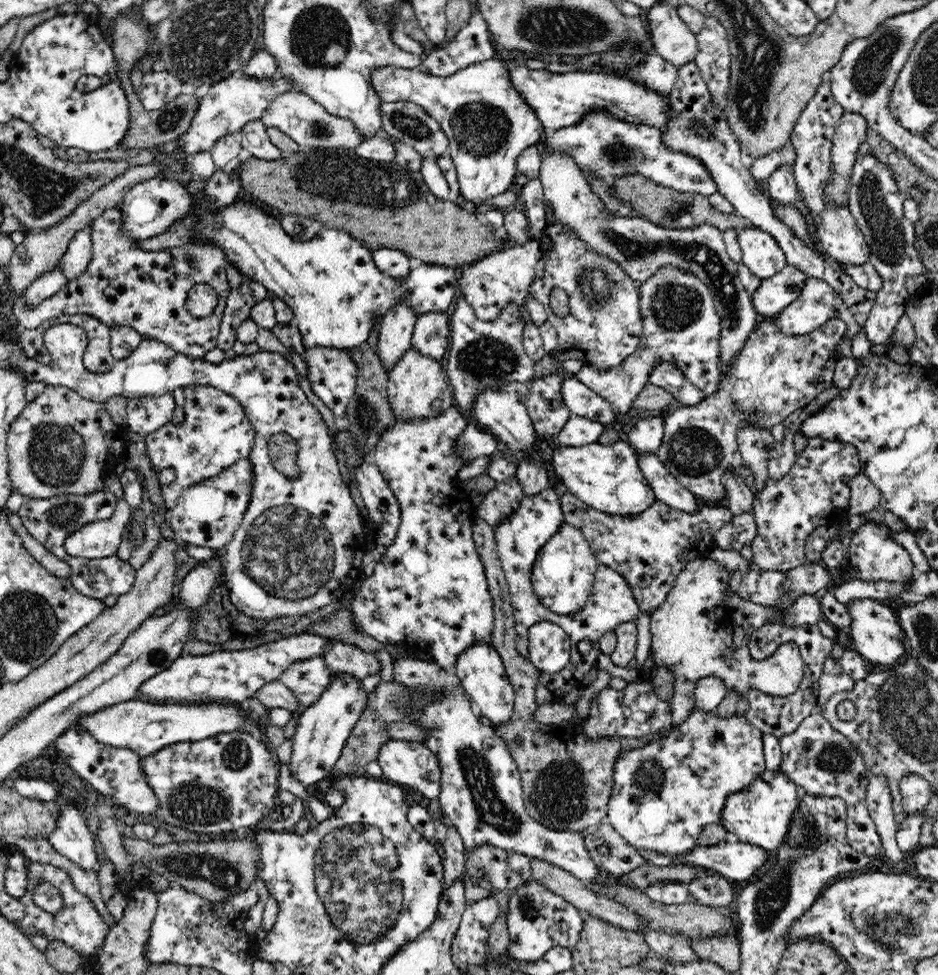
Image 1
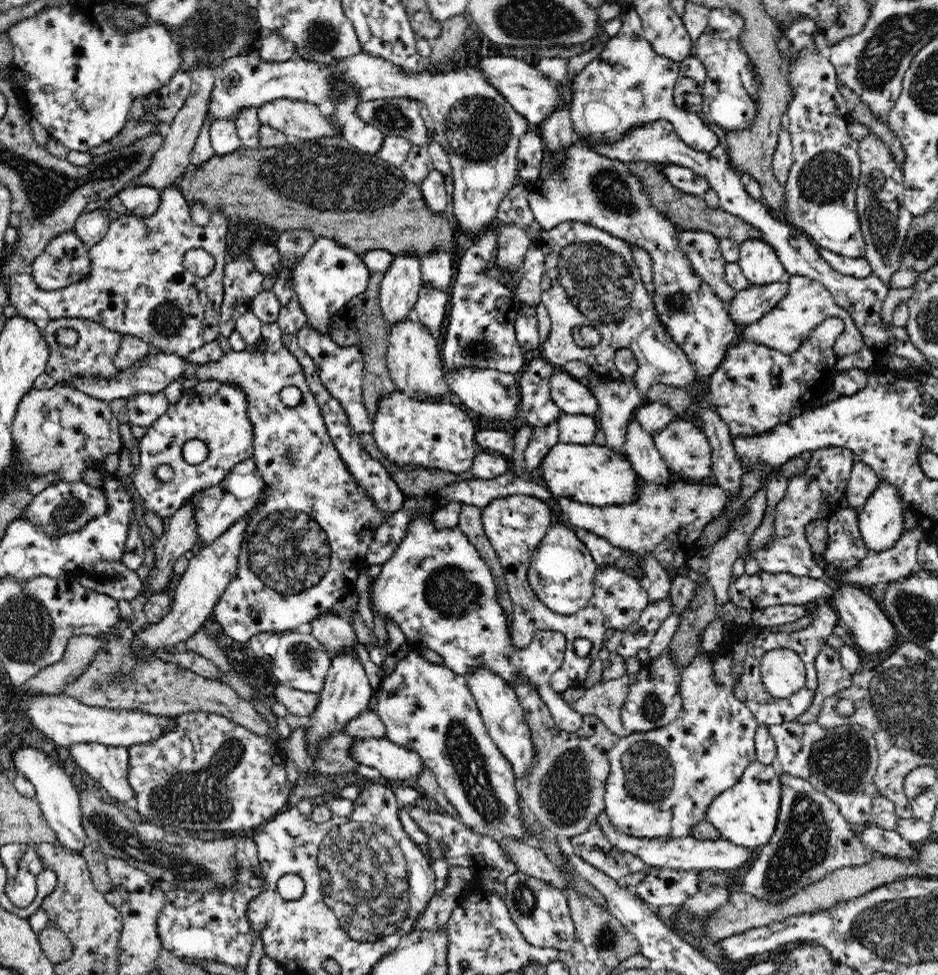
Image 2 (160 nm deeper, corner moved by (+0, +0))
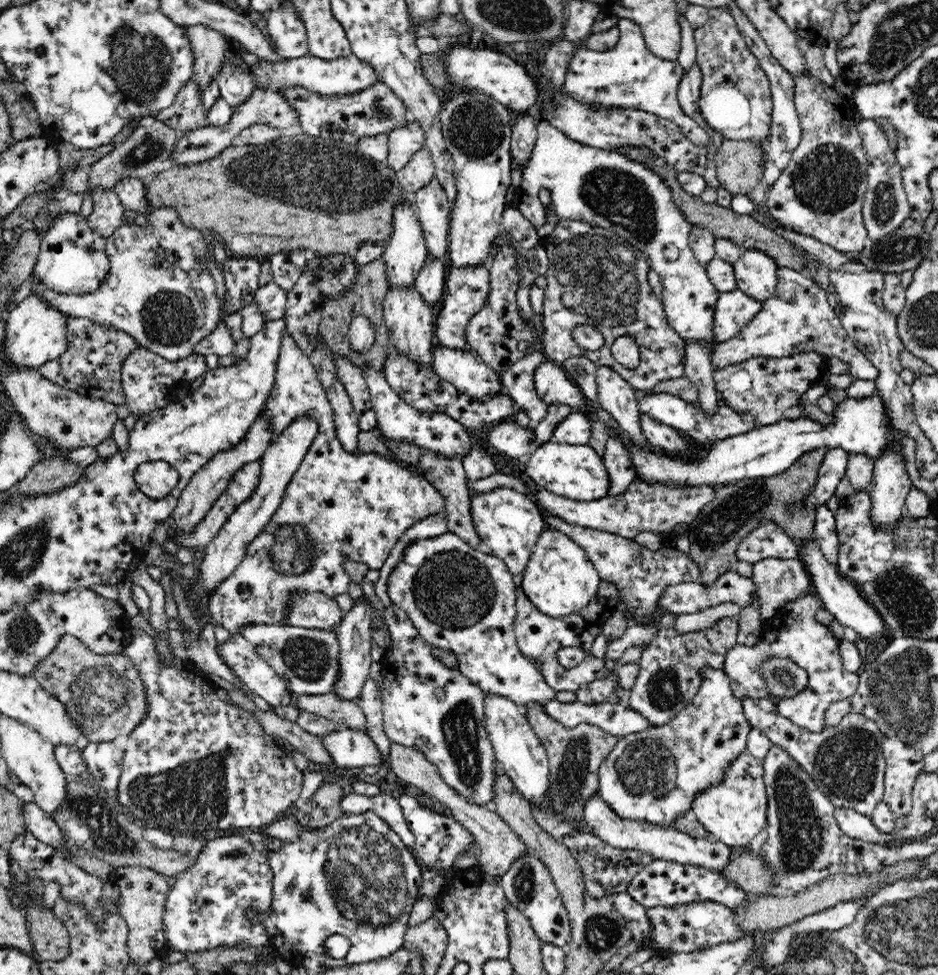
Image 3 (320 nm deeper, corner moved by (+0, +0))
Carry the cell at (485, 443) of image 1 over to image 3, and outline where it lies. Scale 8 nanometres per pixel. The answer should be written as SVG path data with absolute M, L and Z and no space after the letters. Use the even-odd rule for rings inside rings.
M500 422L488 435L489 444L510 458L518 459L534 450L532 429L525 429L516 422Z

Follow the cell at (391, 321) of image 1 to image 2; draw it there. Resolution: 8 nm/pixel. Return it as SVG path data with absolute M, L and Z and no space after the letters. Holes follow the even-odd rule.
M396 255L381 280L380 309L388 326L412 316L421 287L420 256Z

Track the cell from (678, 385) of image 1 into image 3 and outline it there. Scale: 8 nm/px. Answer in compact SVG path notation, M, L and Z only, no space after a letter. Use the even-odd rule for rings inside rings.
M560 219L550 236L540 242L547 250L550 263L545 275L547 287L541 314L544 352L548 361L561 364L571 356L584 355L597 367L614 369L634 390L647 392L660 381L685 374L684 339L668 324L661 299L653 293L648 282L651 264L640 249L606 229L570 219ZM580 324L593 326L602 334L605 338L602 348L590 351L576 344L572 332ZM624 335L636 339L638 347L648 348L648 366L640 366L640 370L629 369L612 356L612 343Z

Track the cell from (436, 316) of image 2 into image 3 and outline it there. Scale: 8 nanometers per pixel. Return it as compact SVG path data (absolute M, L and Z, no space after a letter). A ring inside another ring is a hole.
M428 254L426 262L417 275L413 284L418 293L424 297L424 300L434 306L436 302L441 302L444 294L444 278L446 278L446 266L441 259L436 259Z

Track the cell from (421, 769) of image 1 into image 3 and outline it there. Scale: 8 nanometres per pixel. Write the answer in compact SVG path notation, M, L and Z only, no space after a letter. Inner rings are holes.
M343 727L321 736L324 749L330 753L335 766L364 768L364 766L389 767L389 756L383 758L378 747L366 732Z

